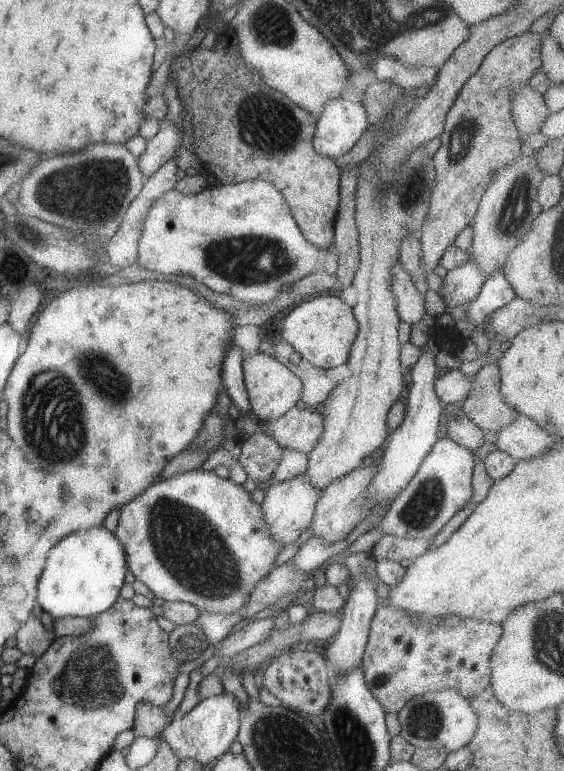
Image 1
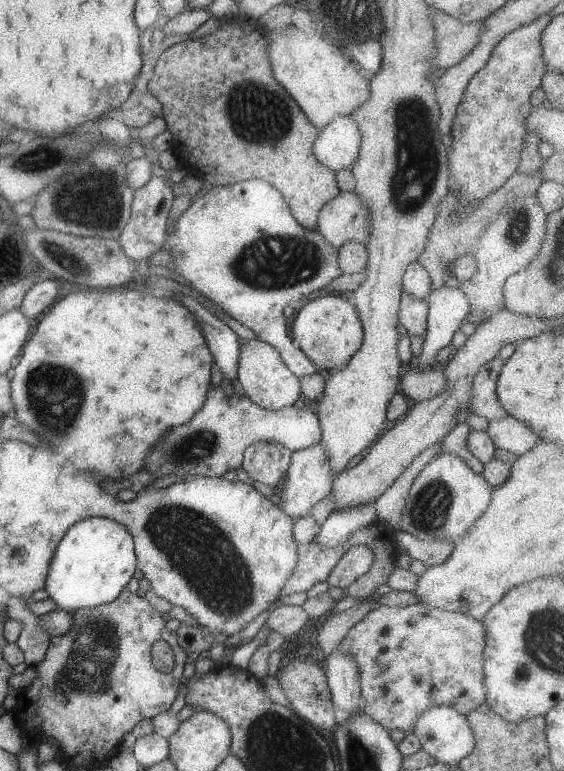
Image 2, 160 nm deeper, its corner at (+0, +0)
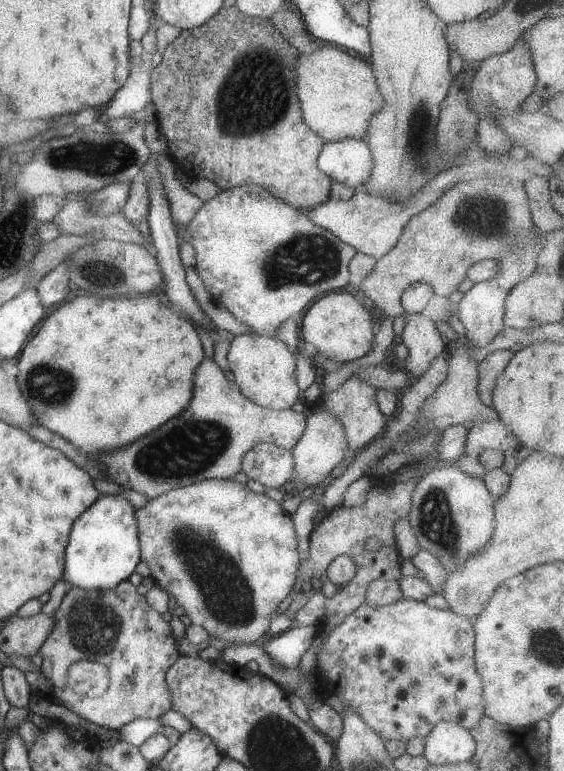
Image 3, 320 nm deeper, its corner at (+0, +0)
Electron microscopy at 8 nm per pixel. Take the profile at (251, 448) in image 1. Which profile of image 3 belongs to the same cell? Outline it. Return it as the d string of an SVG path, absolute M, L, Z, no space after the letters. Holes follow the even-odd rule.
M270 443L257 444L245 452L240 472L263 487L279 489L286 482L292 482L292 454Z

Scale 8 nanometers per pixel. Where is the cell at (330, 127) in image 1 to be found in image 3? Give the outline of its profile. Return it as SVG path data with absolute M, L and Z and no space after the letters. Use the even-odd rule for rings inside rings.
M359 138L324 141L316 159L317 168L333 182L359 191L371 170L369 148Z

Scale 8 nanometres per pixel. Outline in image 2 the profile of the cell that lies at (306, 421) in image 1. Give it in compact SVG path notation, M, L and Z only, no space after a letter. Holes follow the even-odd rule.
M220 386L209 387L208 396L193 418L173 428L151 448L142 469L165 482L191 477L221 477L224 472L240 468L242 452L256 441L272 441L295 450L313 446L320 440L318 418L311 410L289 406L269 411L257 407L245 396L225 396Z

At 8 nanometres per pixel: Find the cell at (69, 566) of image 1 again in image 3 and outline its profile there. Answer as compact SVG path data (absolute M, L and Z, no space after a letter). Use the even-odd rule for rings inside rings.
M102 494L73 522L70 527L67 544L63 550L63 569L60 579L67 582L71 588L81 588L83 592L104 591L115 588L121 580L127 579L140 562L137 526L135 524L135 509L127 502L125 494Z

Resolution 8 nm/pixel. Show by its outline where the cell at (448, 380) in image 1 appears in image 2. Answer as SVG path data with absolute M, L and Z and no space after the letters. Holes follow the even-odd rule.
M429 367L425 370L411 370L402 376L400 391L410 403L433 398L441 394L445 386L445 374L441 367Z

